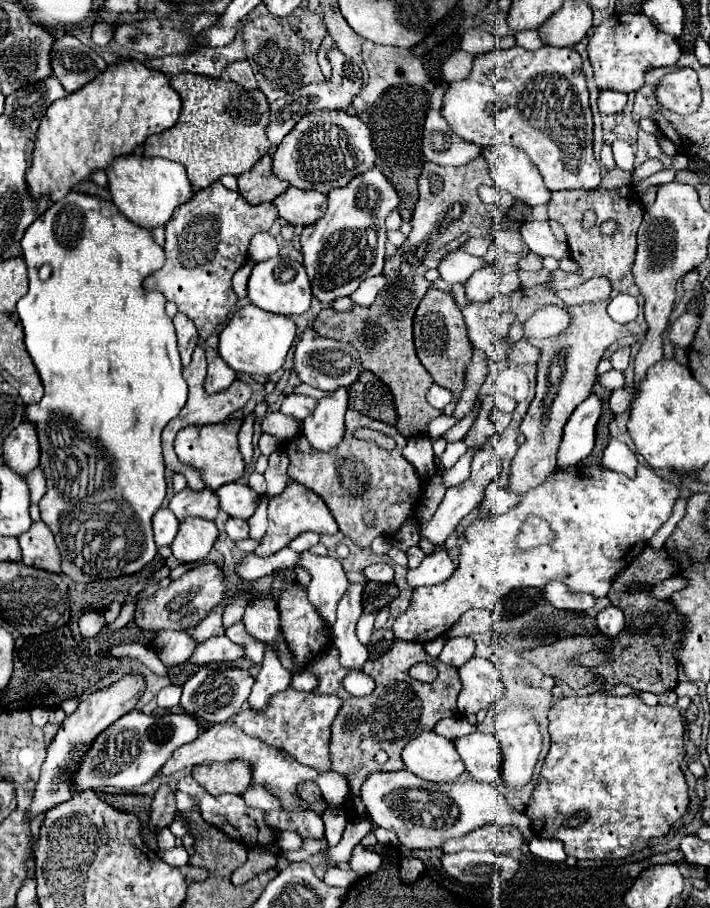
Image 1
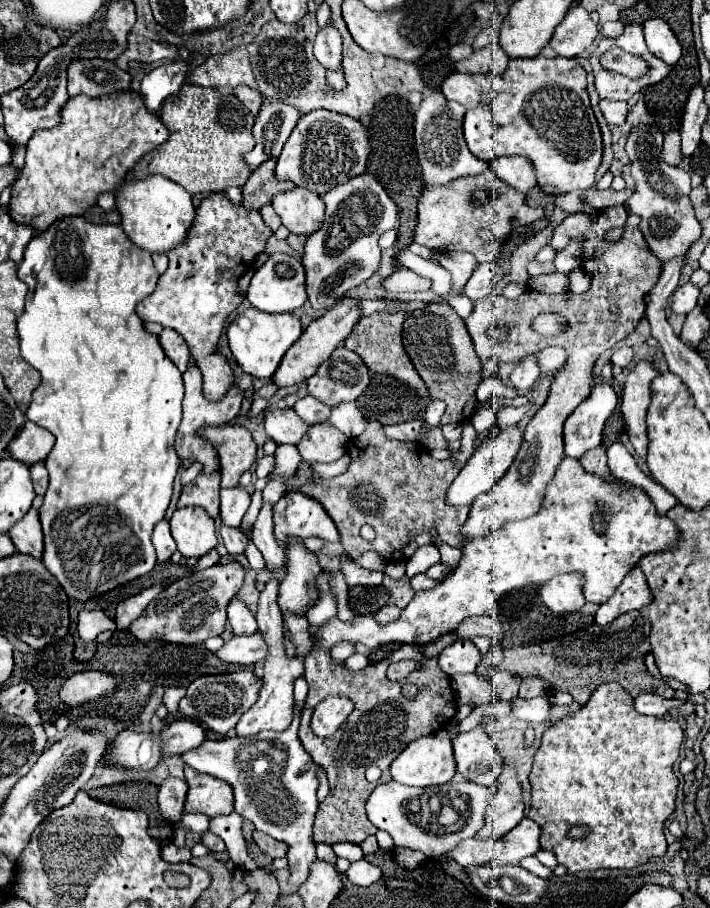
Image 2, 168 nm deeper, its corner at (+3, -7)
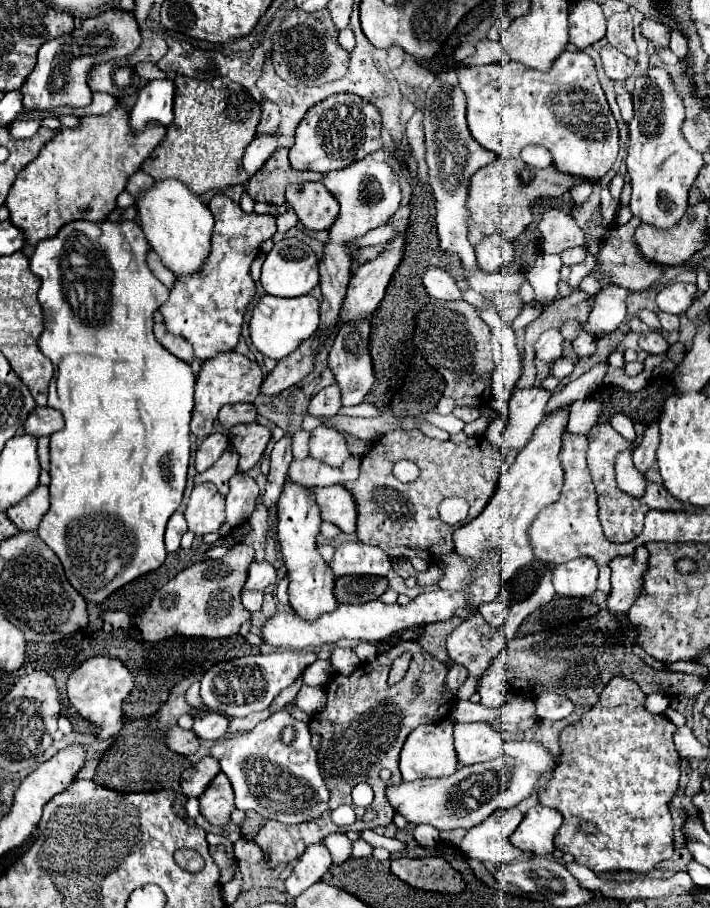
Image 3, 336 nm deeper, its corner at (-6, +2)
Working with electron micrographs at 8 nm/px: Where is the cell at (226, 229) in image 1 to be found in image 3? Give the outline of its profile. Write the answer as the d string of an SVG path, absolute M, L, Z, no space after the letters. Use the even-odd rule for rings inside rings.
M215 194L209 202L209 210L215 216L215 232L205 264L193 274L179 276L169 290L169 300L159 308L167 330L189 340L199 360L213 358L219 352L229 352L237 346L245 308L255 296L249 266L259 254L261 242L273 238L277 232L275 216L257 212L247 214L225 194Z

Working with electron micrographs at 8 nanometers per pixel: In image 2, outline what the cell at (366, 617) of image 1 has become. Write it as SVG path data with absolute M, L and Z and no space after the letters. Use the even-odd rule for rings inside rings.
M338 643L334 649L332 649L332 661L338 665L338 663L344 663L350 655L354 653L354 645L352 643Z

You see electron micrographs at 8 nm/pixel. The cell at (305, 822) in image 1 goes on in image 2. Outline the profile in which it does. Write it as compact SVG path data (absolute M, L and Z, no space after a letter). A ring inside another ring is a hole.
M318 843L318 845L316 845L316 851L318 851L318 859L320 859L320 861L326 861L326 863L336 865L336 853L332 851L330 845L326 845L326 843Z

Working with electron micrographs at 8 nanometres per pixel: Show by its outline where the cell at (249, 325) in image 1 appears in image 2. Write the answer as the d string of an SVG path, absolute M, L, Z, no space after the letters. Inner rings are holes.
M258 309L242 311L228 327L228 343L236 363L252 377L270 379L280 365L282 355L302 335L300 317L294 313L264 313Z

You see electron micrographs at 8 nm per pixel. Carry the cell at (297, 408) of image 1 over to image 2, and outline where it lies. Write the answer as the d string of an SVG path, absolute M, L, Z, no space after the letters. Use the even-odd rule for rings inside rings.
M312 395L300 399L300 401L294 405L294 411L296 411L306 423L310 423L310 425L314 425L314 423L324 423L324 421L328 421L328 417L330 417L330 407L328 407L326 403L322 403L322 401L318 401L318 399L312 397Z

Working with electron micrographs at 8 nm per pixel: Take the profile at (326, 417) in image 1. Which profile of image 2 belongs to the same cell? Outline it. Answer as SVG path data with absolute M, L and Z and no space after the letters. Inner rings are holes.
M330 423L312 425L308 435L298 443L298 451L308 463L332 463L346 453L348 437Z

